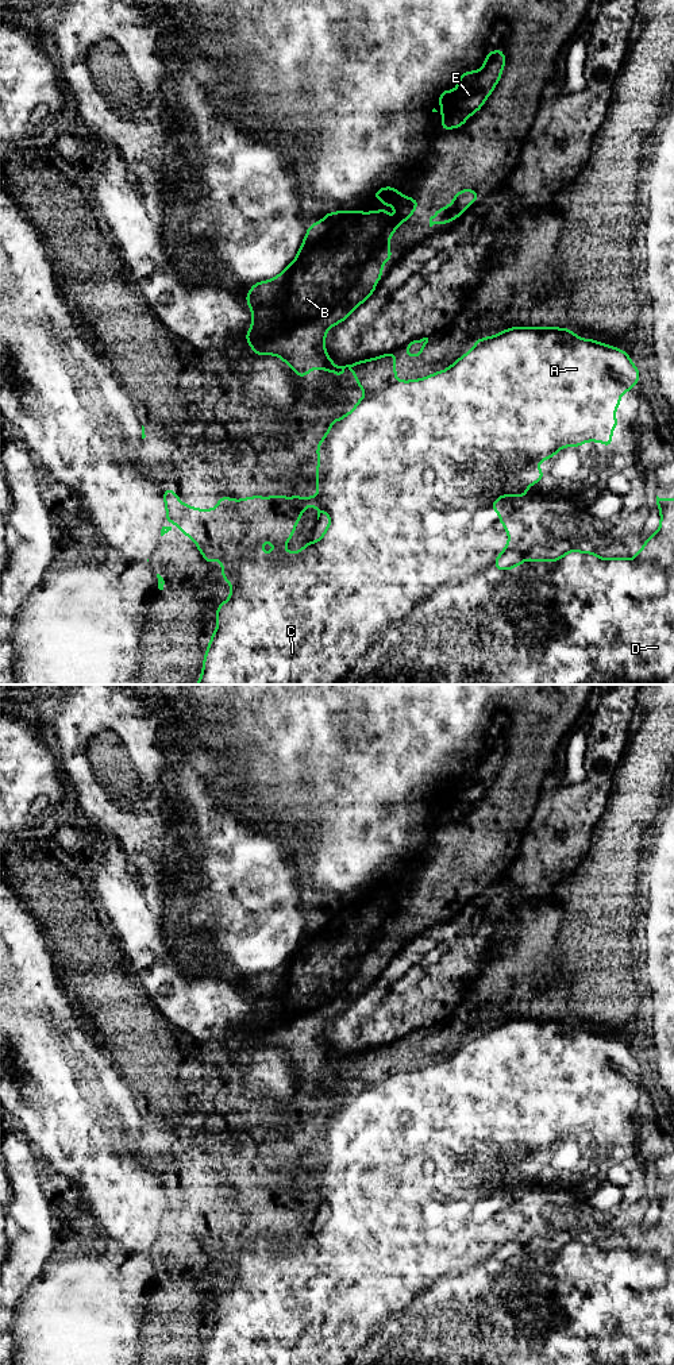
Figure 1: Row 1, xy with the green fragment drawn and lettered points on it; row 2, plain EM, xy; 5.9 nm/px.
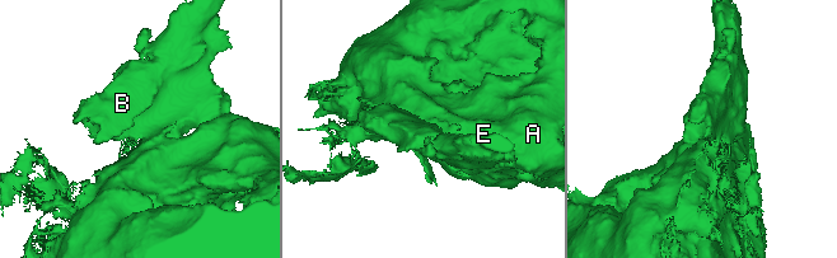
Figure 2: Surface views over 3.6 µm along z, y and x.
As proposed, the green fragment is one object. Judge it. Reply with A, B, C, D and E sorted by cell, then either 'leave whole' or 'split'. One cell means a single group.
A C D / B E | split

